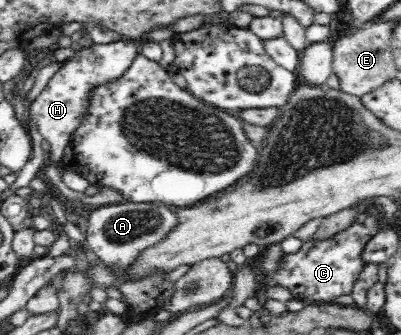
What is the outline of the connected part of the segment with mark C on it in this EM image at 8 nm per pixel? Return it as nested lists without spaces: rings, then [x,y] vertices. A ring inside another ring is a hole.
[[[359,213],[354,223],[334,235],[328,241],[320,243],[303,243],[301,249],[294,254],[286,254],[283,264],[277,274],[267,273],[264,279],[264,287],[256,293],[256,298],[264,305],[266,299],[265,290],[275,283],[286,286],[292,295],[299,295],[298,299],[310,299],[317,303],[334,303],[336,297],[351,293],[354,282],[358,279],[360,271],[365,264],[361,258],[361,251],[364,244],[382,230],[381,221],[370,214]]]

